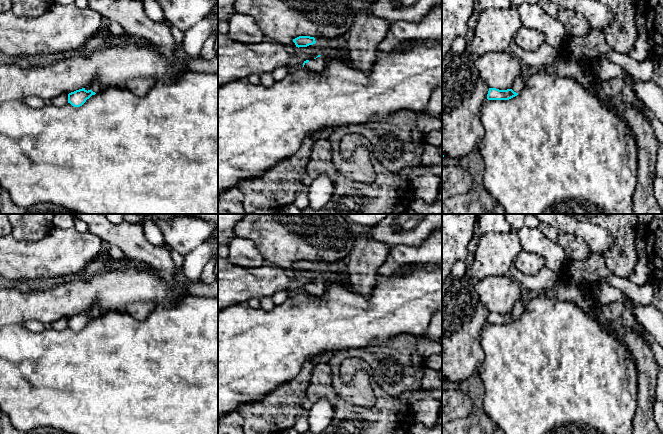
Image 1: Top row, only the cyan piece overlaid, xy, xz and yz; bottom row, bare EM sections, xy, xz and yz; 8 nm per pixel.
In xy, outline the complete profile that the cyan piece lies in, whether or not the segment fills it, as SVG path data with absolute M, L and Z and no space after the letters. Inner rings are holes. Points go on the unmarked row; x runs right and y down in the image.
M93 307L86 312L82 312L68 318L68 327L74 331L82 330L92 319L99 317L102 311L98 307Z

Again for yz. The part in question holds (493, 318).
M522 294L522 297L516 301L516 304L511 313L499 314L496 312L489 312L488 324L509 324L521 317L527 301L527 297Z

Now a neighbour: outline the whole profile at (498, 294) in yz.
M509 275L477 280L474 287L484 307L499 314L511 313L523 294L523 287Z

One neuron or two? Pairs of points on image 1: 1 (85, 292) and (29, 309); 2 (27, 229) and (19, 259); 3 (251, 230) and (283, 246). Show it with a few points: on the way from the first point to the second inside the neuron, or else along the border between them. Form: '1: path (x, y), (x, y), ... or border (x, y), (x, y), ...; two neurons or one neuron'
1: path (71, 297), (53, 304), (43, 305); one neuron
2: border (10, 234), (19, 240), (40, 240), (47, 234); two neurons
3: path (259, 230), (267, 230), (275, 238); one neuron

